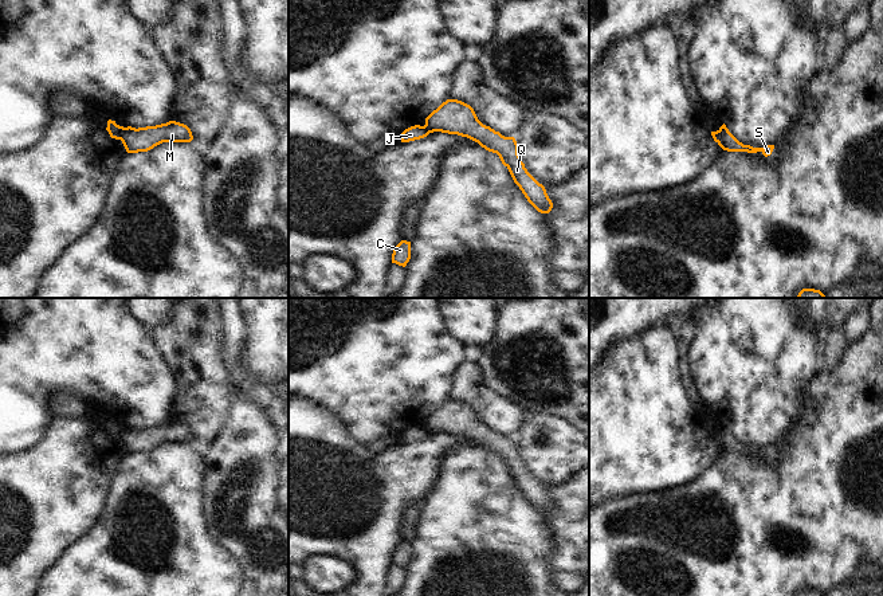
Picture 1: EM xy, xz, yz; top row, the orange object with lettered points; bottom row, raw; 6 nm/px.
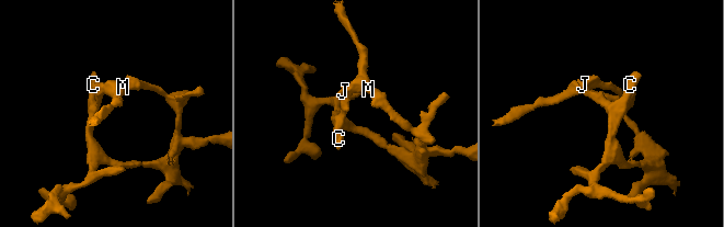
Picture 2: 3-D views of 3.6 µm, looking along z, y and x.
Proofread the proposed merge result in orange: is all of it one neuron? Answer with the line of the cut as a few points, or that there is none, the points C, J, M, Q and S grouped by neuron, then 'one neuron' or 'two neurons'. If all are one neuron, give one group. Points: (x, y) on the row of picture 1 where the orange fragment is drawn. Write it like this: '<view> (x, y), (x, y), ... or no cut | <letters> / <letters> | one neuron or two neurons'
yz (719, 129), (723, 137), (723, 148) | C J S / M Q | two neurons

